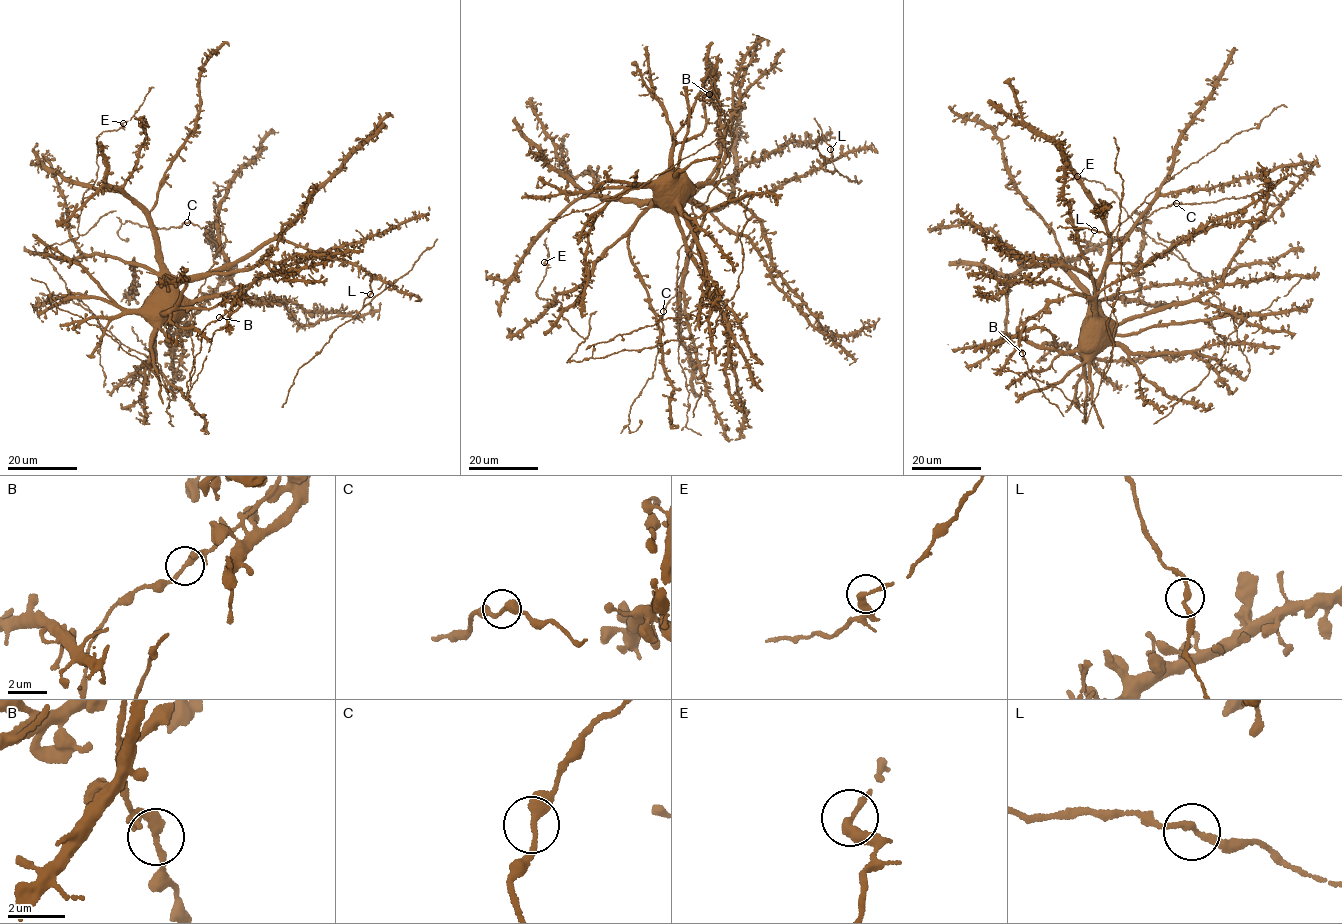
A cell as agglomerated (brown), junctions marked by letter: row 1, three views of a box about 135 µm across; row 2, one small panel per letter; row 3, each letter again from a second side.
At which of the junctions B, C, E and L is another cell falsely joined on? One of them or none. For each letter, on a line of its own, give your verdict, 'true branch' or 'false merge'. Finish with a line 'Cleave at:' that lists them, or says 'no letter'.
B: true branch
C: true branch
E: true branch
L: true branch
Cleave at: no letter

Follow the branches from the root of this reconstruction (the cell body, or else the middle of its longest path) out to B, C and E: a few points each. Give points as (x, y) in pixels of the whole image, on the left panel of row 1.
B: (155, 311), (182, 311), (195, 302), (245, 290), (245, 296), (220, 317)
C: (155, 311), (182, 282), (200, 280), (227, 261), (216, 212), (225, 238), (219, 248), (204, 227), (187, 222)
E: (155, 311), (170, 320), (151, 361), (108, 392), (99, 322), (45, 254), (79, 236), (97, 136), (122, 123)

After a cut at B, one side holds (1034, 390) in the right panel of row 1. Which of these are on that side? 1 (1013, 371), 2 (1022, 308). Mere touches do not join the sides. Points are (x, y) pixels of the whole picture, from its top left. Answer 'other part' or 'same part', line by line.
1: other part
2: other part

